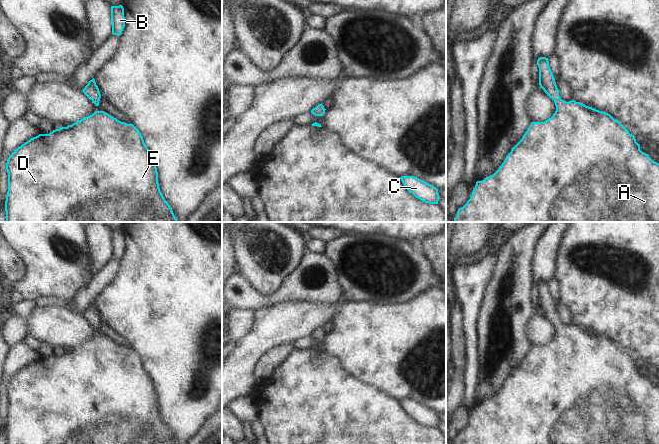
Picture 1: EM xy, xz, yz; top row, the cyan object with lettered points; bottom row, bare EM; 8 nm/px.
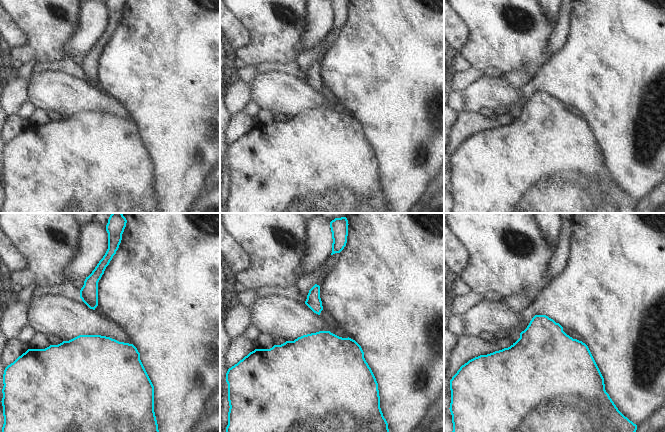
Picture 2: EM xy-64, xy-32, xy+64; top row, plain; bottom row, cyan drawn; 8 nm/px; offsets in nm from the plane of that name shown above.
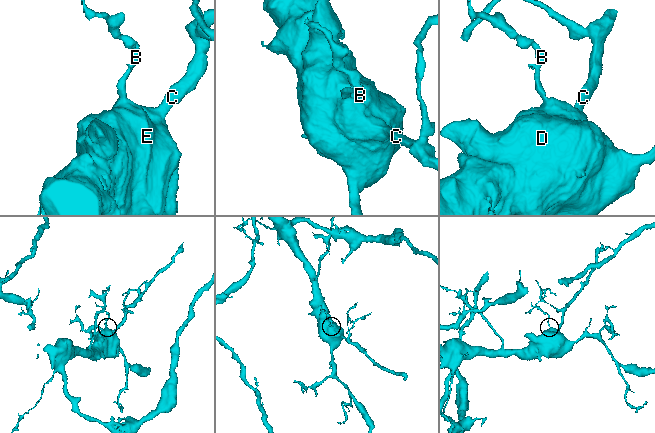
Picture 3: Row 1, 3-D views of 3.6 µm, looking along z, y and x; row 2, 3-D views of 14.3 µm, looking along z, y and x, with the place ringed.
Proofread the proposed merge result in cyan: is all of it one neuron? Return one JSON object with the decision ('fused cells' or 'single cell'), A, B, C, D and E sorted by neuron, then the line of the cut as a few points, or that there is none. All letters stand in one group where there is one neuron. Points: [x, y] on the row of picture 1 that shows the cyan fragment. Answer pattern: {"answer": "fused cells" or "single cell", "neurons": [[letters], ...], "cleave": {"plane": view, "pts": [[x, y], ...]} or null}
{"answer": "single cell", "neurons": [["A", "B", "C", "D", "E"]], "cleave": null}

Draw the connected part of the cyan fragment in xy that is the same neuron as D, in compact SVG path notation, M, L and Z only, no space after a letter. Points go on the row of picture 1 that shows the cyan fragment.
M95 111L72 125L31 138L9 156L6 170L8 173L6 222L177 222L172 208L160 191L157 168L141 133L133 124L121 122L104 111Z

